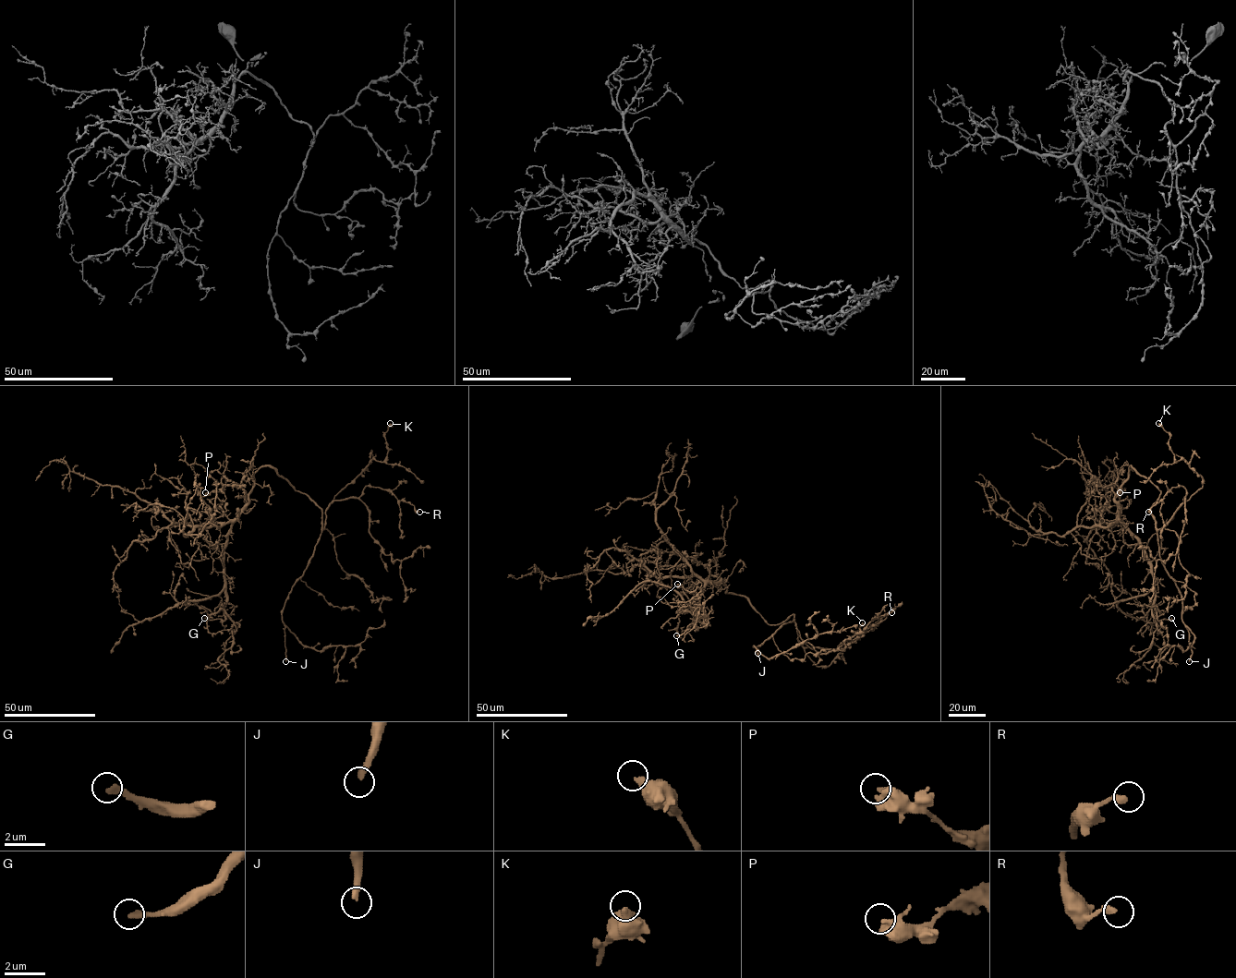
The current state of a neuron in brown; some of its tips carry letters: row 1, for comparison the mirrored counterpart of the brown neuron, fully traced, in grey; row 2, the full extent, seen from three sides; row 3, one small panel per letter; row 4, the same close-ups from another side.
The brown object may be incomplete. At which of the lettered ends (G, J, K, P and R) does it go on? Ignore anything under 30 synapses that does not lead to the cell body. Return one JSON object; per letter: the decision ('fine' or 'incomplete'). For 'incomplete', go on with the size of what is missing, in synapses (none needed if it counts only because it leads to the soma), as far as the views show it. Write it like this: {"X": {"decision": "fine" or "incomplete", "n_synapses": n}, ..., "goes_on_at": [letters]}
{"G": {"decision": "incomplete", "n_synapses": 80}, "J": {"decision": "incomplete", "n_synapses": 140}, "K": {"decision": "fine"}, "P": {"decision": "fine"}, "R": {"decision": "fine"}, "goes_on_at": ["G", "J"]}

